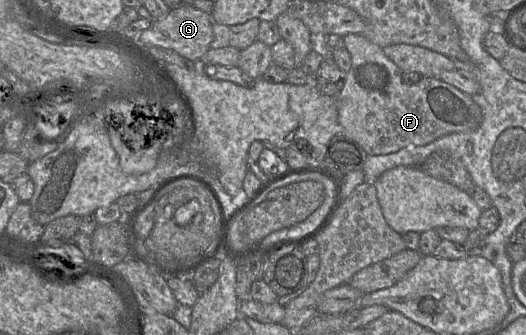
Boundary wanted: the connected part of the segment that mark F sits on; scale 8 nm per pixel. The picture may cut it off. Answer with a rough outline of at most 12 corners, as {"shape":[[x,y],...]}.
{"shape":[[364,35],[336,98],[341,133],[368,156],[472,132],[472,97],[405,84]]}

